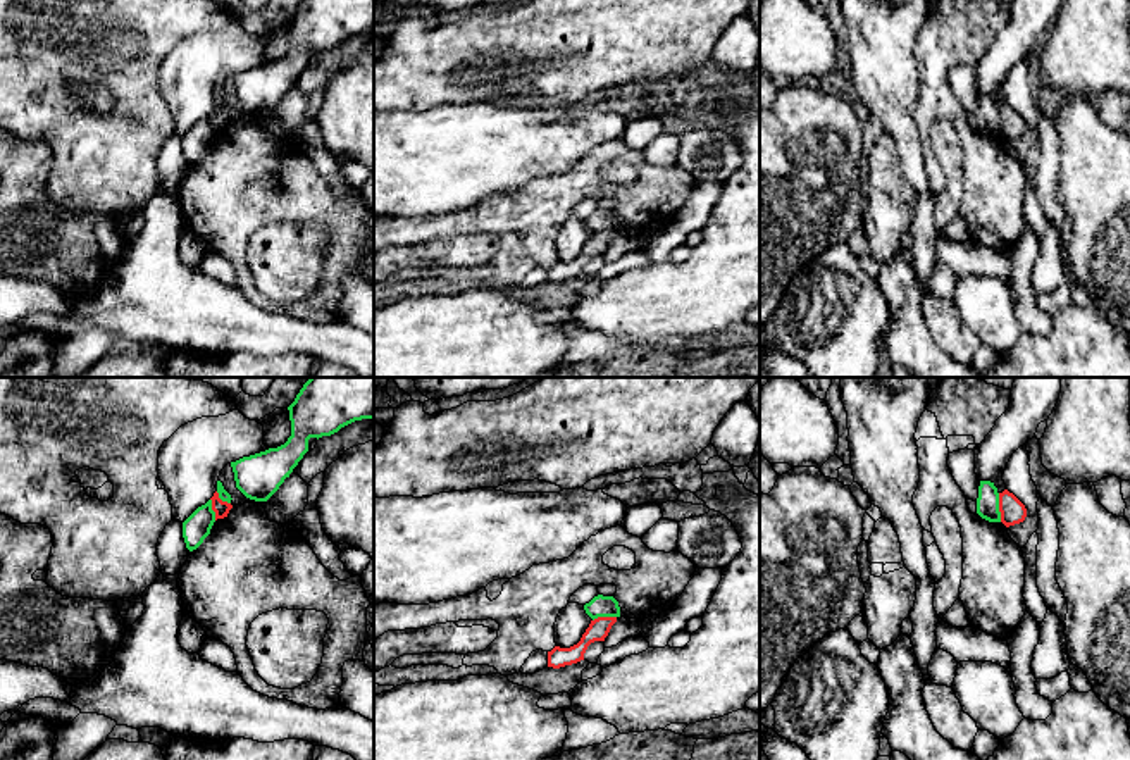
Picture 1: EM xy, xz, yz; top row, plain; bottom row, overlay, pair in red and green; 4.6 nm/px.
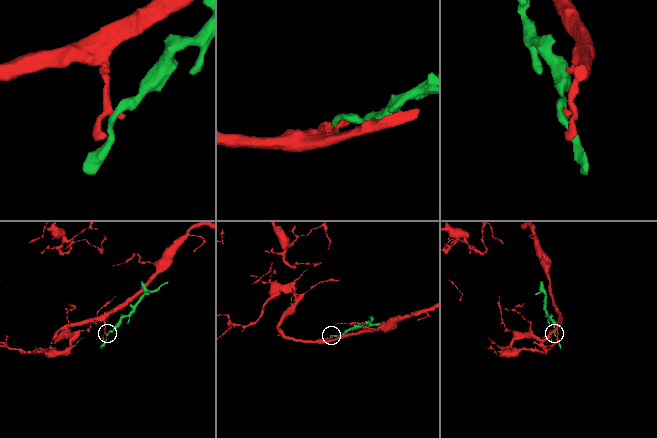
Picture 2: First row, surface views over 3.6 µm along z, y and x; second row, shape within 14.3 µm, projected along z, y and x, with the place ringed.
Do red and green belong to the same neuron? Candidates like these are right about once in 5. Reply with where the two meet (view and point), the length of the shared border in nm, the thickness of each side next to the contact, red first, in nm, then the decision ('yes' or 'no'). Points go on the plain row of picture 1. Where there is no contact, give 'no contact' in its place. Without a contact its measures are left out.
yz (999, 121) | 140 nm | 110/110 nm | no

